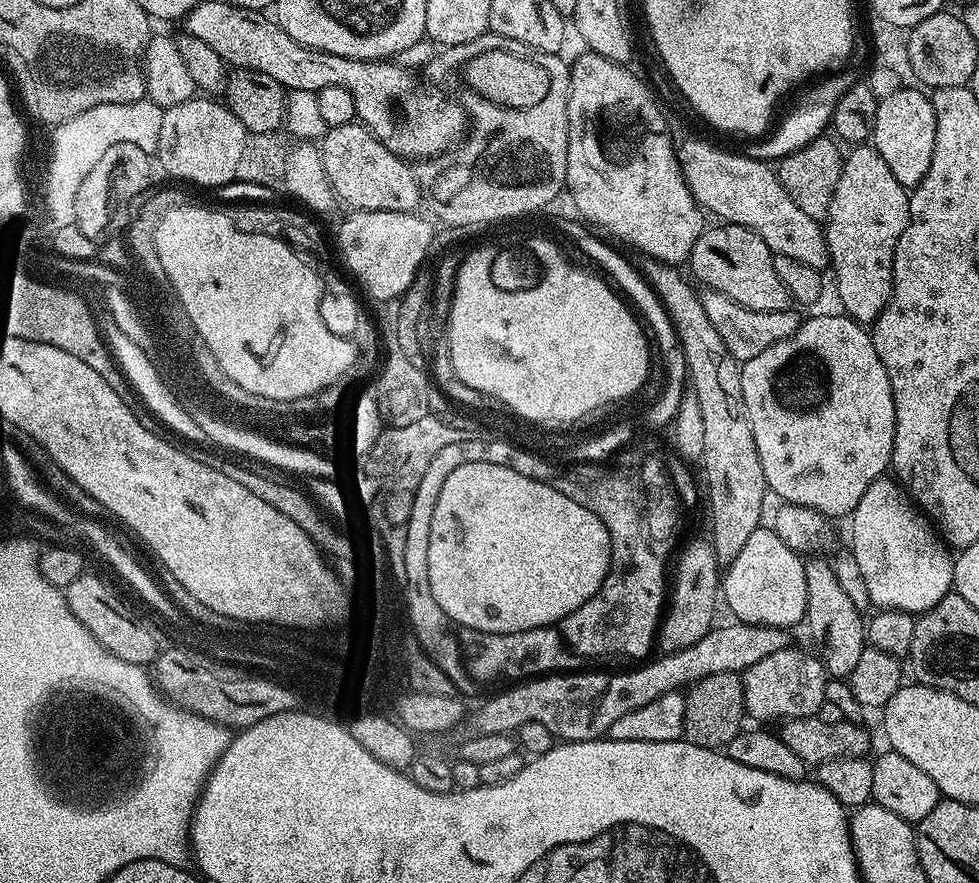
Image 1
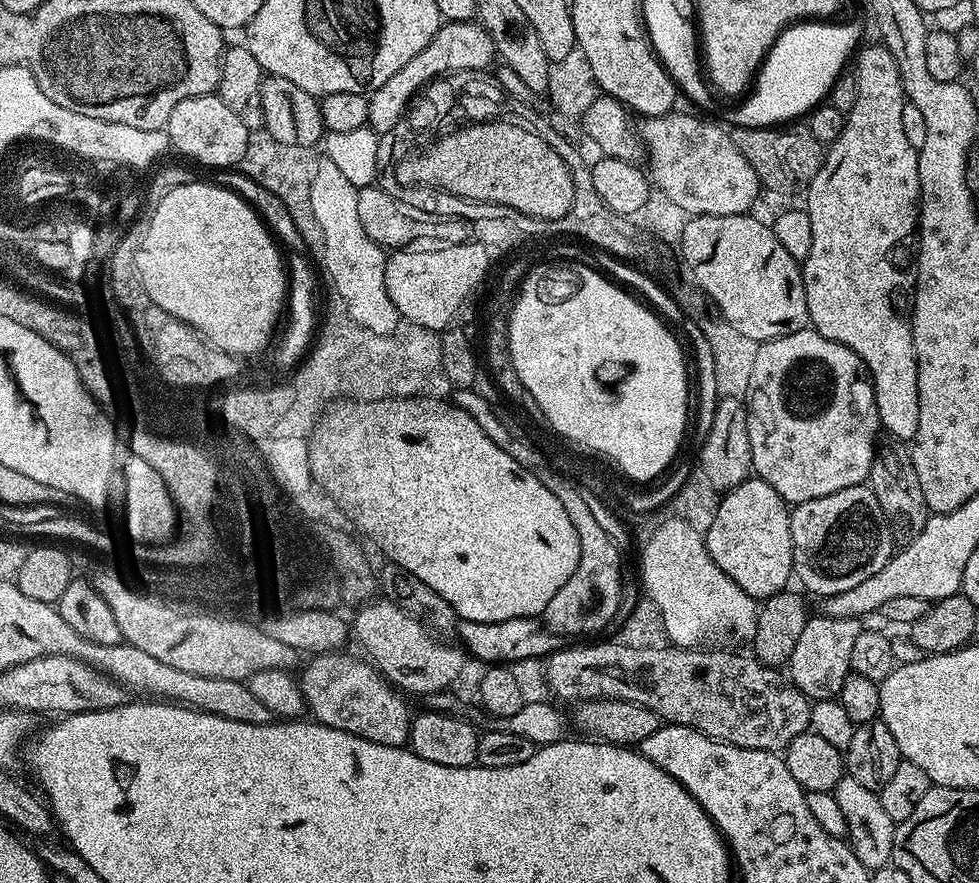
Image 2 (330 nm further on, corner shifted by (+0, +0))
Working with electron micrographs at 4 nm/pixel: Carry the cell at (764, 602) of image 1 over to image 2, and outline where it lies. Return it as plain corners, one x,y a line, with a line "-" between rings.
749,478
736,488
729,488
720,496
720,505
714,522
706,533
706,543
710,558
724,571
746,594
753,598
767,598
789,587
788,579
793,579
792,539
790,538
790,508
784,499
765,480

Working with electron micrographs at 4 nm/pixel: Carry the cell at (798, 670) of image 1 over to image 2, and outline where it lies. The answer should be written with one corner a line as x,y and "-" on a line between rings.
823,614
809,618
786,665
793,686
812,702
837,699
842,682
850,675
850,653
861,630
861,621
854,618
830,618

